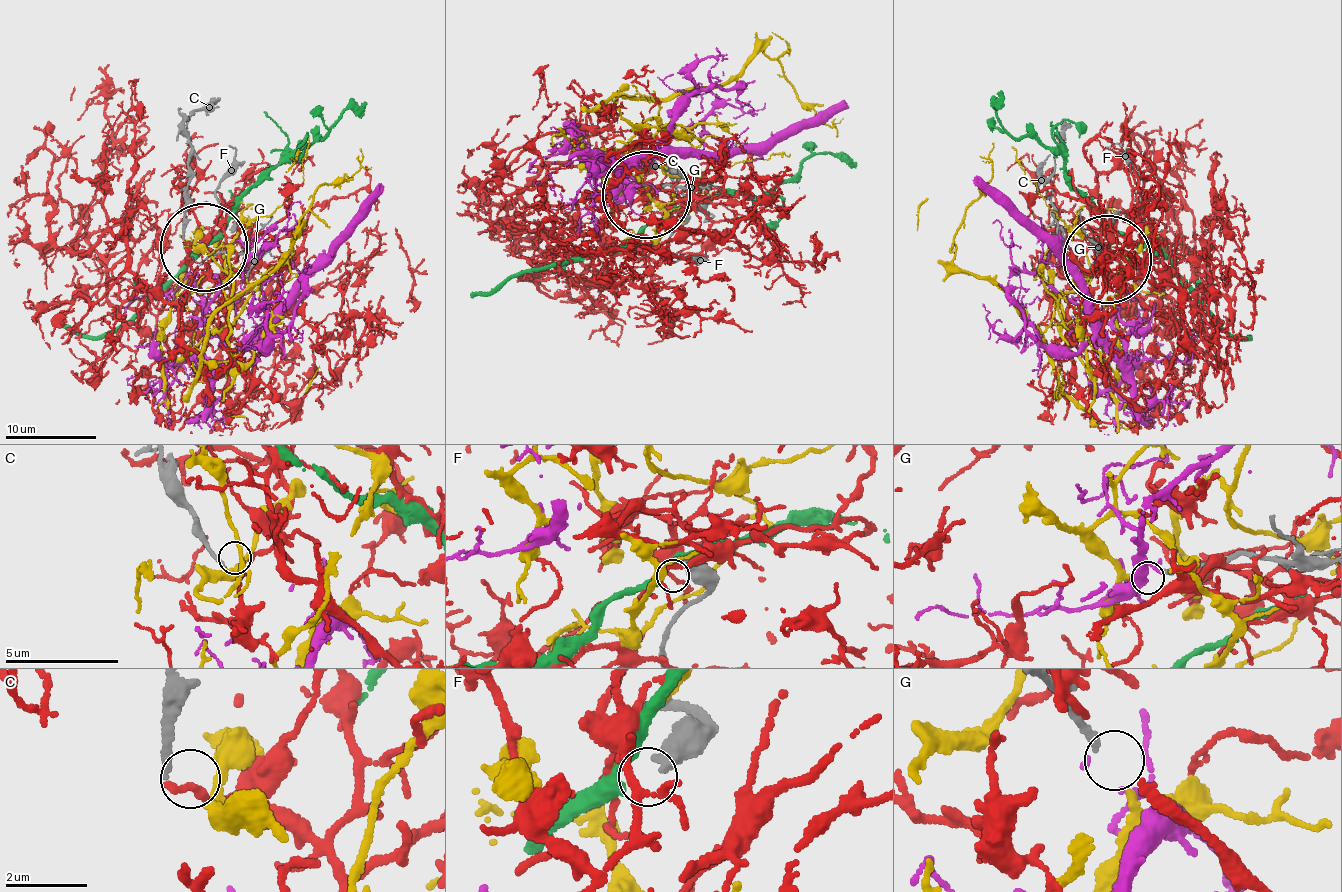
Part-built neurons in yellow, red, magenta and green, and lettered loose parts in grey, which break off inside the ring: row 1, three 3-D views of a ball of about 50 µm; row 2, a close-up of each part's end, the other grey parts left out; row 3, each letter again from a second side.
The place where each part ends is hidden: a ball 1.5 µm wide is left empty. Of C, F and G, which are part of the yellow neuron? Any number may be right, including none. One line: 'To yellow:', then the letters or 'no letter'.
To yellow: G

